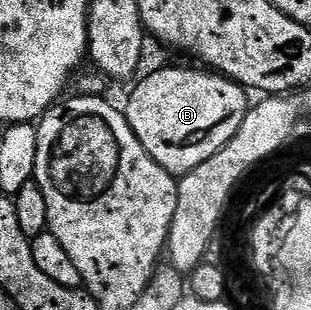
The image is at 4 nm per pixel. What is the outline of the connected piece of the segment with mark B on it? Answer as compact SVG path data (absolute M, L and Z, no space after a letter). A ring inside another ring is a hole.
M171 66L168 70L155 70L148 78L140 77L134 83L135 91L132 92L127 106L125 105L127 122L133 128L137 140L141 140L145 152L149 152L149 156L153 156L153 160L157 160L161 168L176 176L196 170L198 166L205 164L205 160L225 148L241 128L249 109L249 94L244 87L218 72L203 70L182 70L179 66Z

